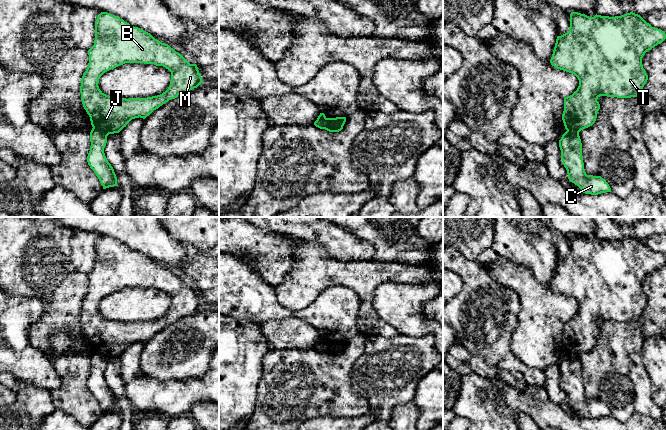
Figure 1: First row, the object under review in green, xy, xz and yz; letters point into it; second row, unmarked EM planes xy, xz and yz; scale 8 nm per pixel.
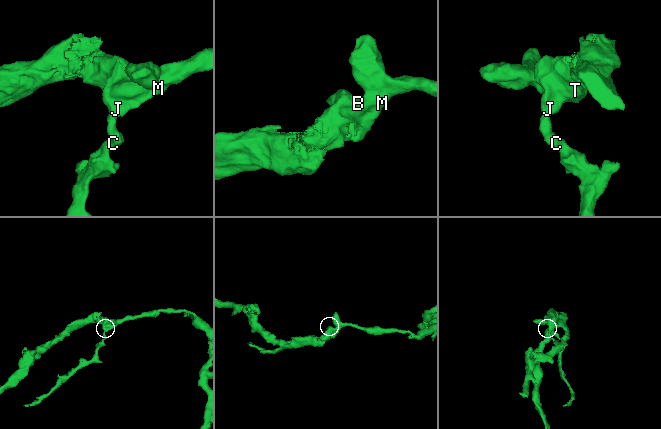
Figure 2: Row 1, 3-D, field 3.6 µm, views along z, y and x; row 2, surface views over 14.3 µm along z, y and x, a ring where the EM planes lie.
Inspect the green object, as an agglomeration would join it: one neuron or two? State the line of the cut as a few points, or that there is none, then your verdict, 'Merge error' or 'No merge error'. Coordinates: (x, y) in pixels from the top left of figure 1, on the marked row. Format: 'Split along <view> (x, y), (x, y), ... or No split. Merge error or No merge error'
Split along xy (93, 127), (107, 135). Merge error

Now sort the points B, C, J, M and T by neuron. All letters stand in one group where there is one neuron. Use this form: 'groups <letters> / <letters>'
groups B J M T / C

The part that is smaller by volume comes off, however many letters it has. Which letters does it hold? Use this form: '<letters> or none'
C

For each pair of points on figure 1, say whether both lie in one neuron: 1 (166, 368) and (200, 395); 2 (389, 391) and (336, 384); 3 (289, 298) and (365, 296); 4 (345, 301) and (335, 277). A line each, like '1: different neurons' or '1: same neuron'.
1: different neurons
2: different neurons
3: same neuron
4: different neurons

